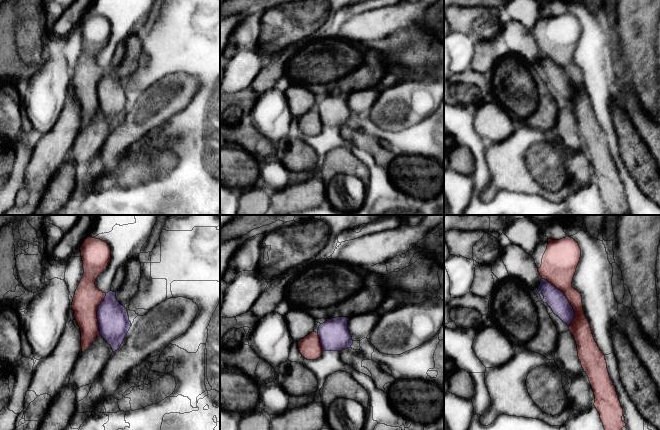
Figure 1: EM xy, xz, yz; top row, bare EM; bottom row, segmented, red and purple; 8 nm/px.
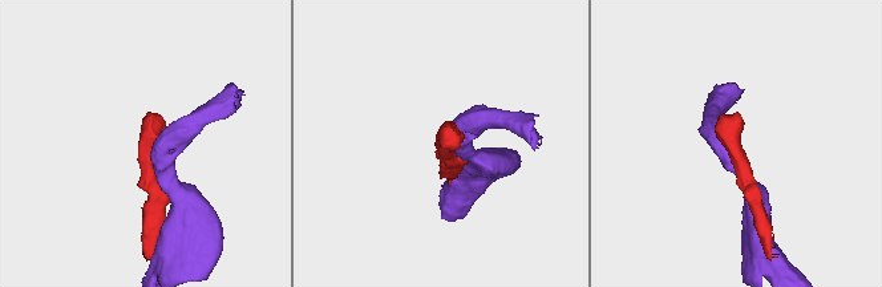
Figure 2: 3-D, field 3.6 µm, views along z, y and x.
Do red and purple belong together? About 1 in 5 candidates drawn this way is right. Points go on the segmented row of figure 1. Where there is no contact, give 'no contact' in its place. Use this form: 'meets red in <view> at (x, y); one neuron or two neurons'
meets red in yz at (567, 298); two neurons

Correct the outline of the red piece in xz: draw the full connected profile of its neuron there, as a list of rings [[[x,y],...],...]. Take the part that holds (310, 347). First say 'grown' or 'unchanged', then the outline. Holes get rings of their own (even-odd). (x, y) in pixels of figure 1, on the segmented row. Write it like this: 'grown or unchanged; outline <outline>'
unchanged; outline [[[312,332],[297,343],[299,351],[305,359],[316,360],[321,357],[323,349],[318,333]]]

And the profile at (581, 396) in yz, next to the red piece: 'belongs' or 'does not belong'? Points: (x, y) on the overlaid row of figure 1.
does not belong

